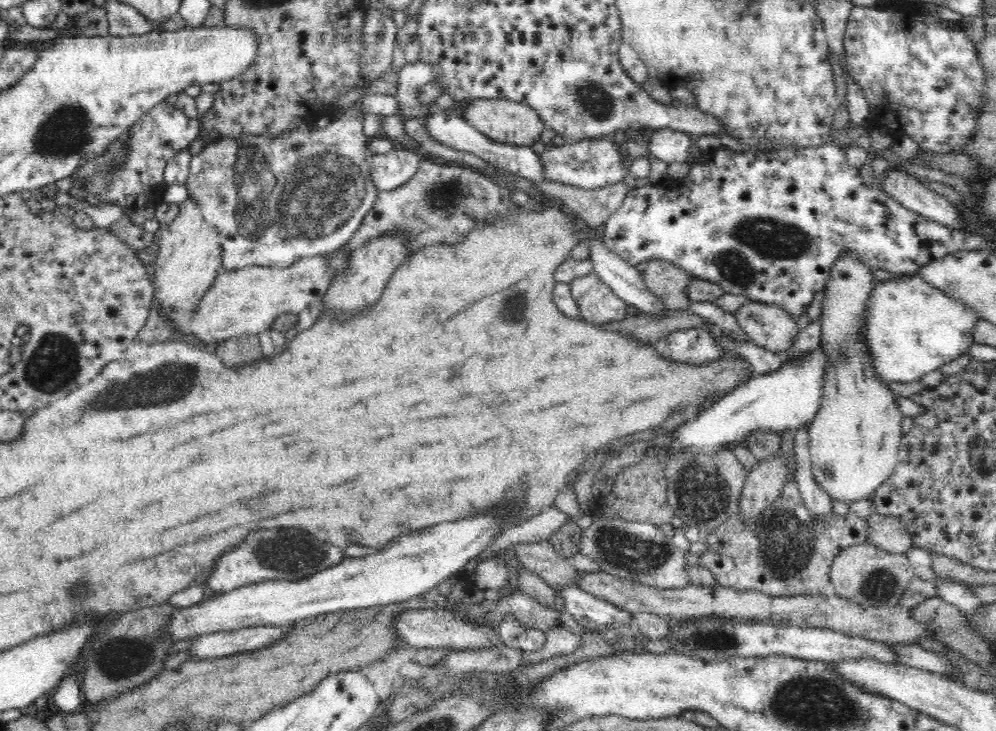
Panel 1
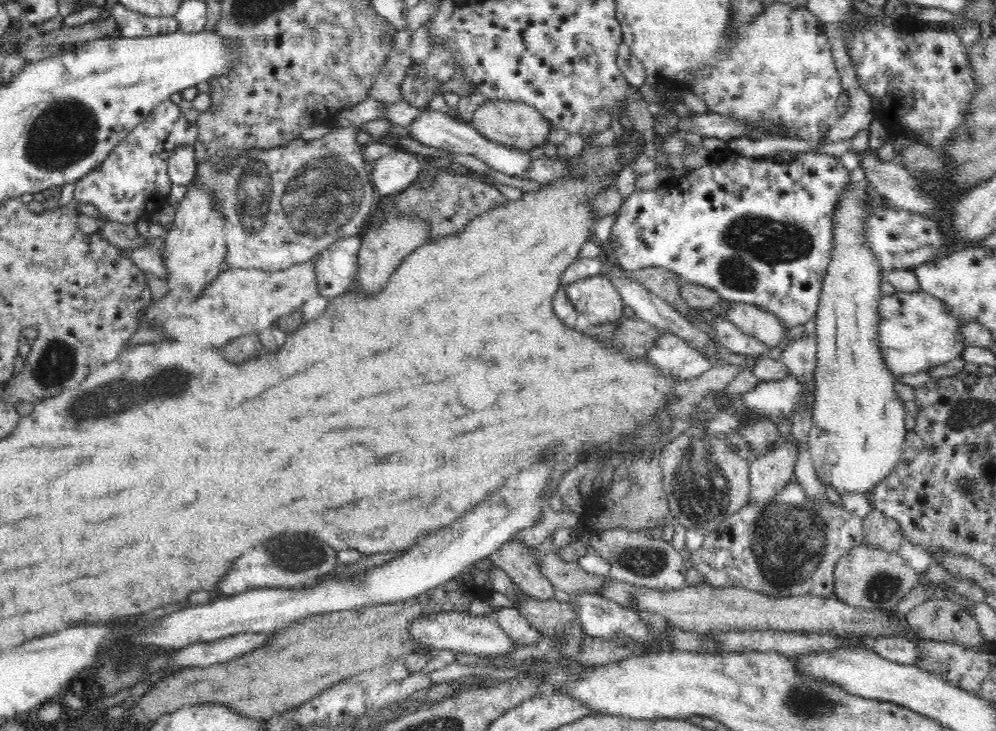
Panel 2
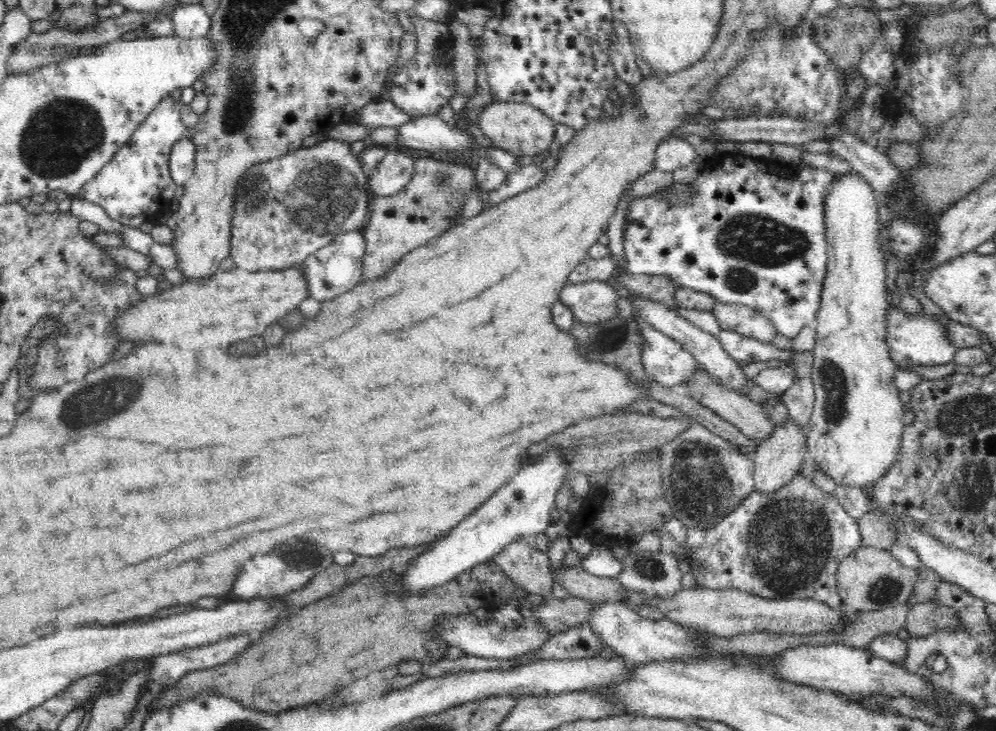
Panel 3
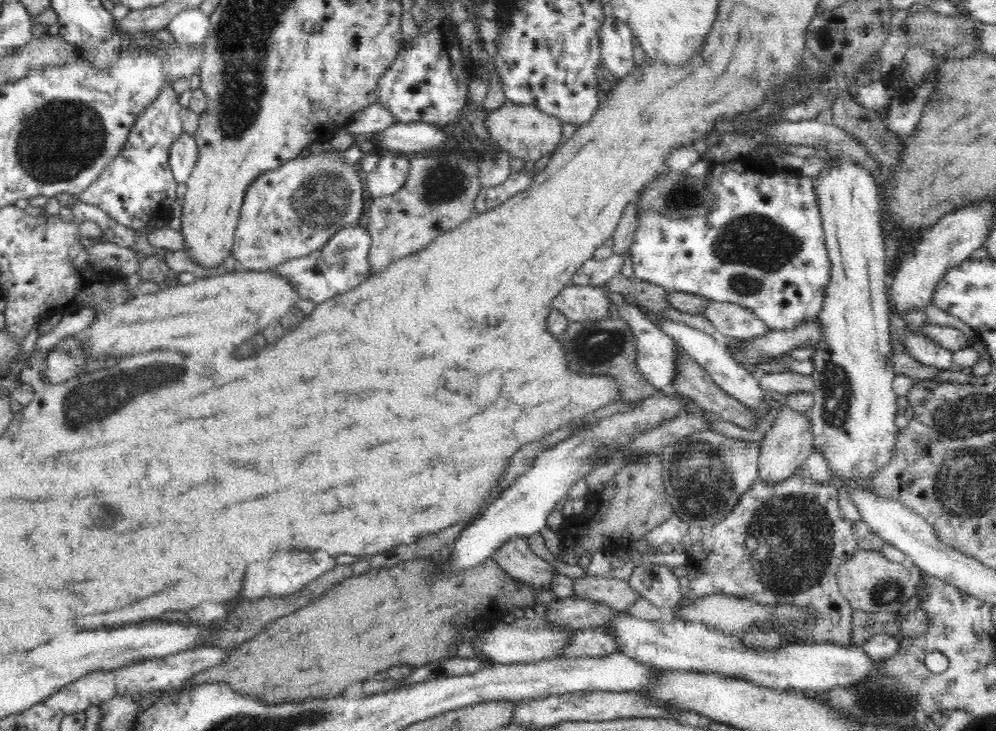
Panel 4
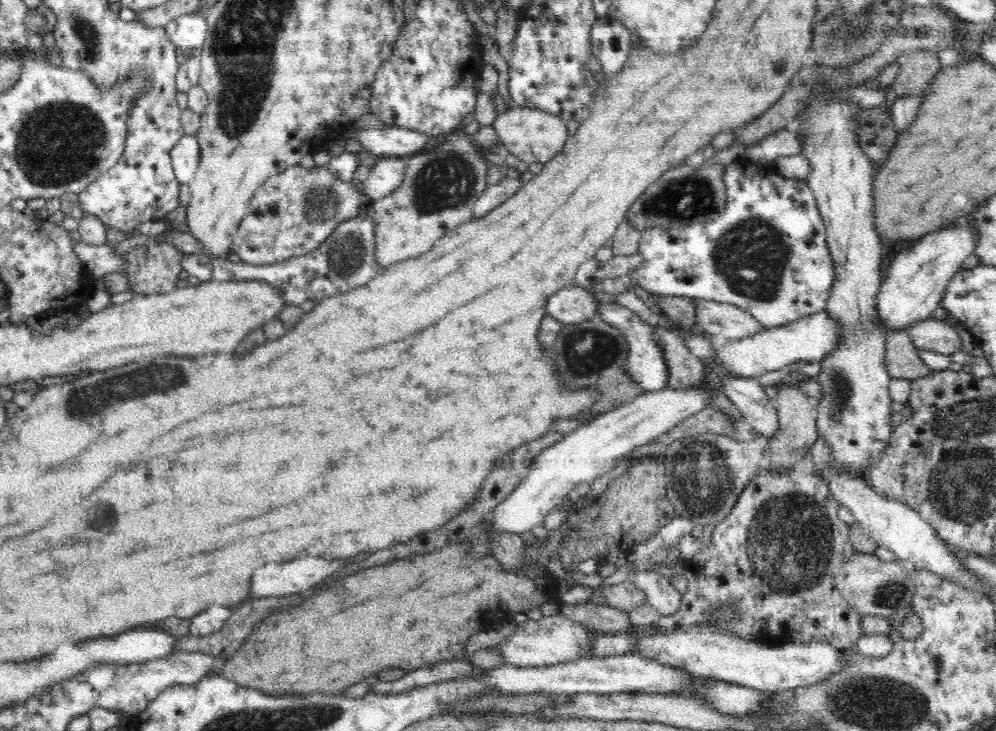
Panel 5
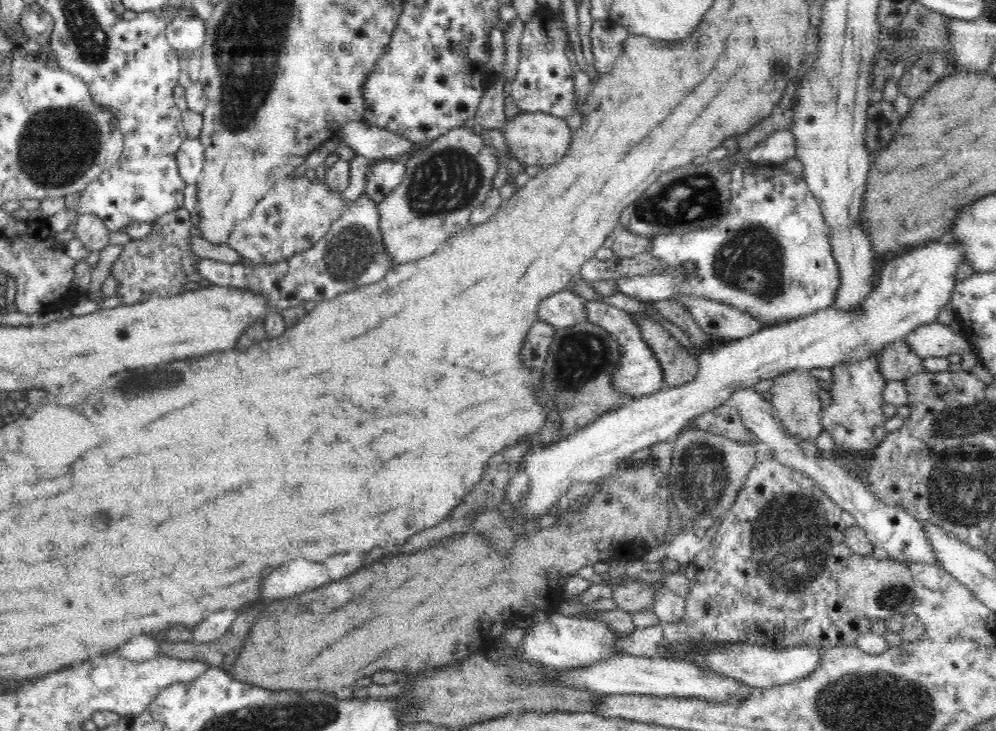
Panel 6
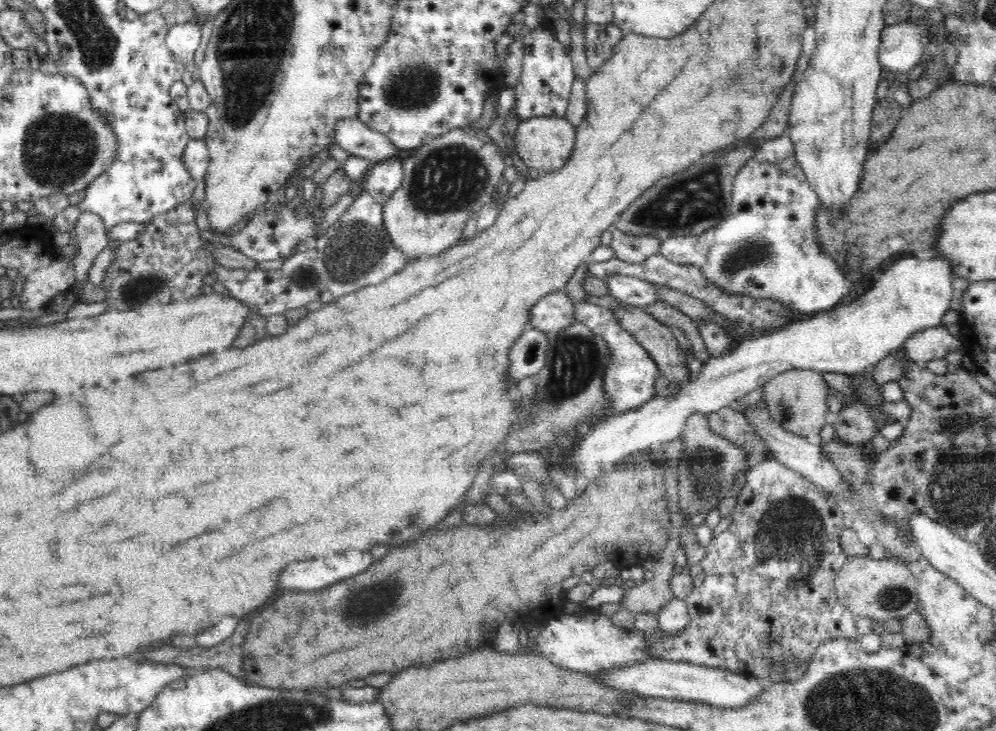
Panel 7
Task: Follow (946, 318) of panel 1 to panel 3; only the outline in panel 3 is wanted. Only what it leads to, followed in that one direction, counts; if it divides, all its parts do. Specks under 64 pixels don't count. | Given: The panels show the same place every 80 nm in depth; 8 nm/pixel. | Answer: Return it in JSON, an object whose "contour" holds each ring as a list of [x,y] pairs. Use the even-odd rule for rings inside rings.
{"contour":[[[893,305],[887,310],[887,345],[898,371],[910,371],[912,366],[952,363],[959,349],[948,339],[944,324],[939,319],[928,319],[924,311],[918,315],[908,315],[900,306]]]}

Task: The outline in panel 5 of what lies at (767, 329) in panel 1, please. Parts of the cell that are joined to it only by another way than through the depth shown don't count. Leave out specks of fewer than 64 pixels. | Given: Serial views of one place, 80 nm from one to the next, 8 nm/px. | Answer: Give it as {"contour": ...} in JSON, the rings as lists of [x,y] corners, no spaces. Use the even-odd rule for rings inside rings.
{"contour":[[[694,299],[696,305],[696,318],[699,330],[702,330],[706,335],[719,334],[729,341],[743,339],[753,334],[758,334],[765,326],[760,324],[749,312],[746,312],[740,307],[721,303],[718,301],[706,299]]]}

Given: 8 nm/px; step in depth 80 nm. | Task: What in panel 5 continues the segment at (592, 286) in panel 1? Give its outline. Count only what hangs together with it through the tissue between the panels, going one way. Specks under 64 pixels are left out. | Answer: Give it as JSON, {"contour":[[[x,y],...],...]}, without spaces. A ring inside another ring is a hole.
{"contour":[[[566,287],[554,293],[546,302],[546,314],[564,325],[584,320],[597,319],[596,306],[599,302],[589,289]]]}

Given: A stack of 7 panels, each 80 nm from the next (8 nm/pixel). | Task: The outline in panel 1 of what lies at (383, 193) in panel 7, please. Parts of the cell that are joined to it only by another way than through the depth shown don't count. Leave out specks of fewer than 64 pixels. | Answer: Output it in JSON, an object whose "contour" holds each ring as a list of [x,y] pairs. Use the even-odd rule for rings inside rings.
{"contour":[[[413,149],[391,150],[385,154],[369,154],[371,178],[379,191],[394,190],[415,176],[420,156]]]}

